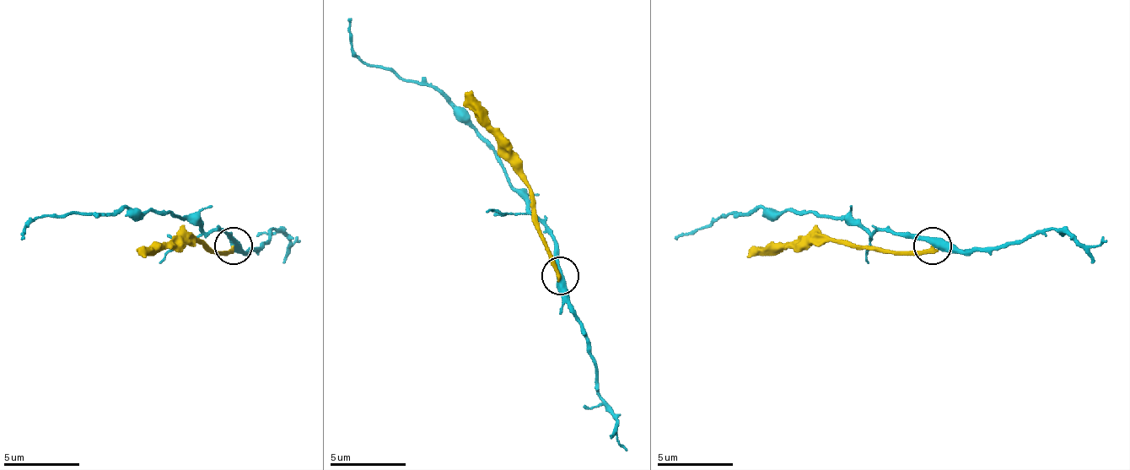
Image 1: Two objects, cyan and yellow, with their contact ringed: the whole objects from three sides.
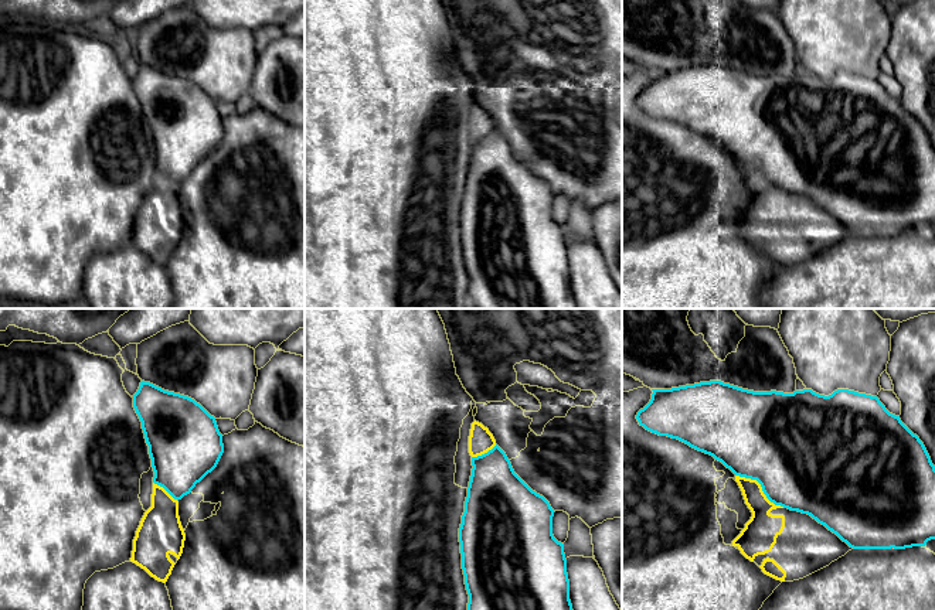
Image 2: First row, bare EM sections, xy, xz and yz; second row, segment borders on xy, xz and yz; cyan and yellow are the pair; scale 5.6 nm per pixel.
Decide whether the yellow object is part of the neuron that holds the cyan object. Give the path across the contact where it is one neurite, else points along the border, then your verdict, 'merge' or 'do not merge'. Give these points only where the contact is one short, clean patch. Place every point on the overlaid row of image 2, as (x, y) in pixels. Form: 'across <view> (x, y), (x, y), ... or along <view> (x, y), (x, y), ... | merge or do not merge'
do not merge

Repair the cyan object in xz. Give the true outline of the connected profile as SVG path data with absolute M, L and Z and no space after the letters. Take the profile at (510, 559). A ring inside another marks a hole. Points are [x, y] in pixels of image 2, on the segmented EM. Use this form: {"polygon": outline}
{"polygon": "M497 444L472 457L472 466L459 528L468 610L572 610L564 543L552 535L550 502L514 473Z"}

